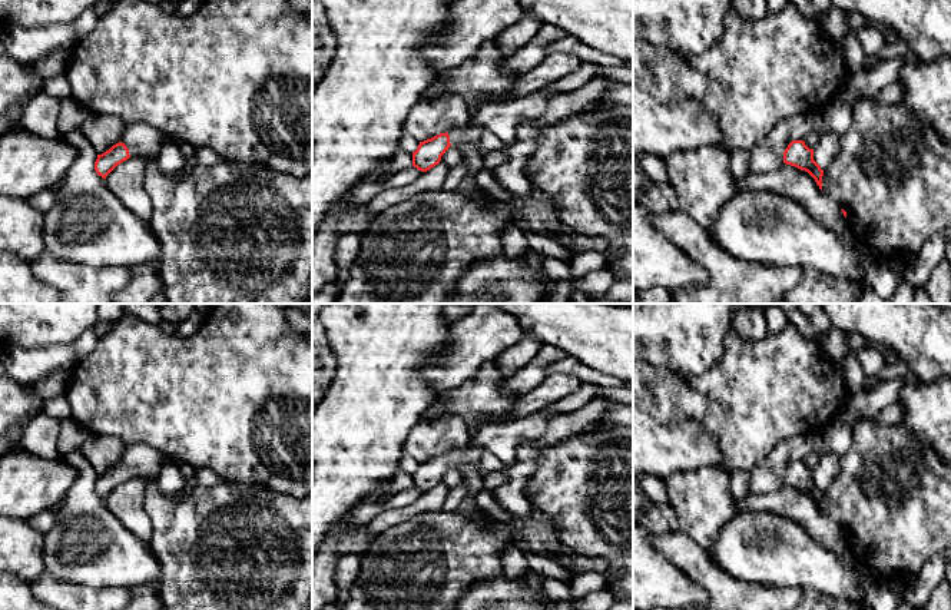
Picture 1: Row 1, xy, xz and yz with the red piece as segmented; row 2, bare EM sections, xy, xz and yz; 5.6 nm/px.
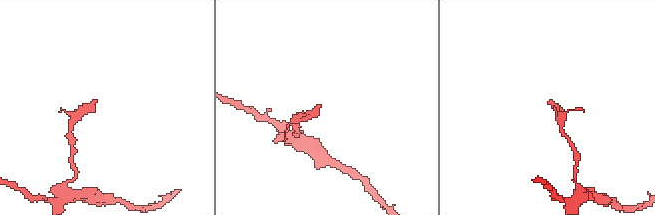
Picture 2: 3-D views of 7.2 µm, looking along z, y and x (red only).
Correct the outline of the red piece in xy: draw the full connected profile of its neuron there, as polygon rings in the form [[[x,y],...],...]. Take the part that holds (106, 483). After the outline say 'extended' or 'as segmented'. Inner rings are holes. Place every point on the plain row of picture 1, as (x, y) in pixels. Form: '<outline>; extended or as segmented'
[[[143,444],[127,447],[122,461],[113,465],[109,471],[97,475],[95,491],[99,497],[106,497],[122,483],[129,478],[158,478],[165,464],[175,465],[183,475],[189,485],[195,481],[193,468],[186,465],[182,460],[173,458],[156,448]]]; extended

